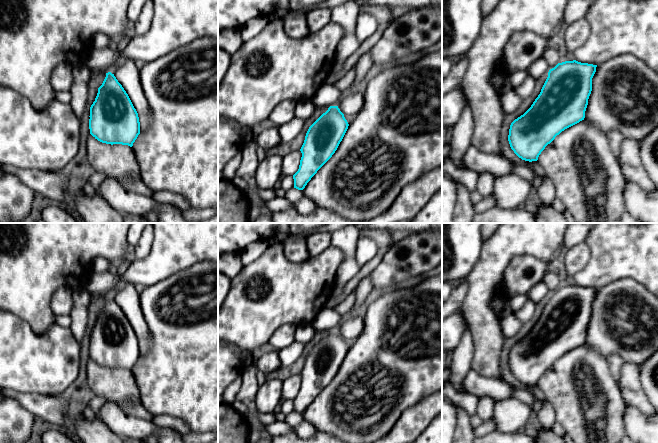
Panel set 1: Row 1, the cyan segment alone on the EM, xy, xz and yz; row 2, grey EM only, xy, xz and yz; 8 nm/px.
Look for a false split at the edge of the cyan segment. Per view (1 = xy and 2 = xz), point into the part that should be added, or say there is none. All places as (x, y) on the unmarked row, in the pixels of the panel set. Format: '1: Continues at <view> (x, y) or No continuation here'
1: No continuation here
2: No continuation here

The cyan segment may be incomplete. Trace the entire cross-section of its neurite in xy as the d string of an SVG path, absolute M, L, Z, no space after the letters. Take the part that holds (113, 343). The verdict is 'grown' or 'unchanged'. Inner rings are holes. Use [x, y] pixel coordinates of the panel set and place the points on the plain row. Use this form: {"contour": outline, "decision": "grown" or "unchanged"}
{"contour": "M111 296L98 312L89 341L90 358L102 367L132 371L140 358L138 337Z", "decision": "unchanged"}

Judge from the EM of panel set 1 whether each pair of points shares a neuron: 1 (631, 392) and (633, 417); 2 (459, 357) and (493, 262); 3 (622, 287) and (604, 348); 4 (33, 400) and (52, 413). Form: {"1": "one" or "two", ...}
{"1": "two", "2": "two", "3": "one", "4": "one"}

